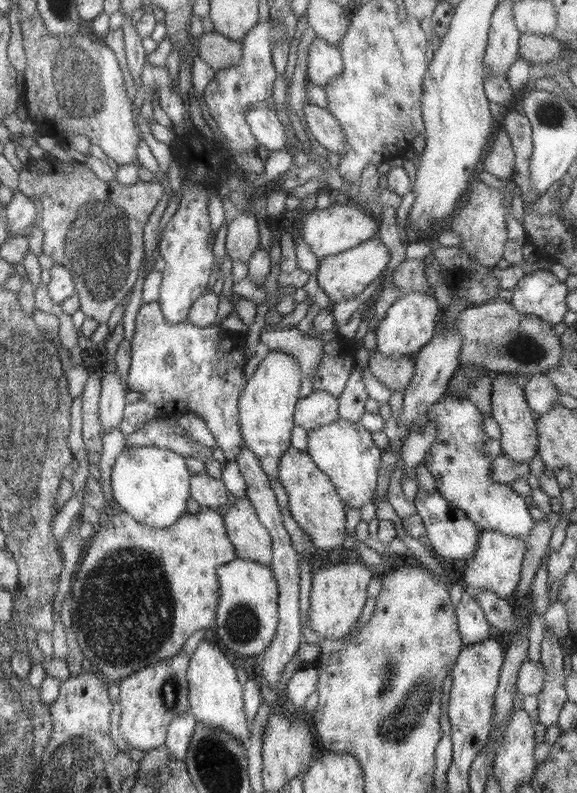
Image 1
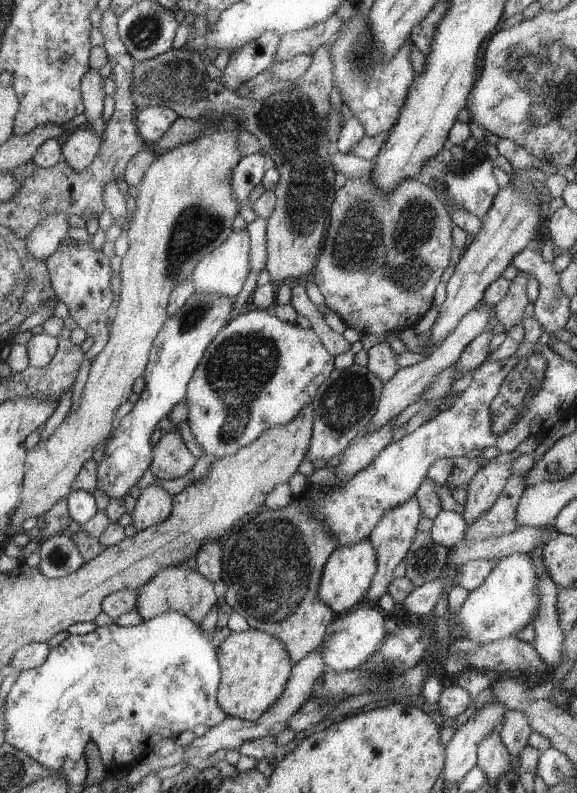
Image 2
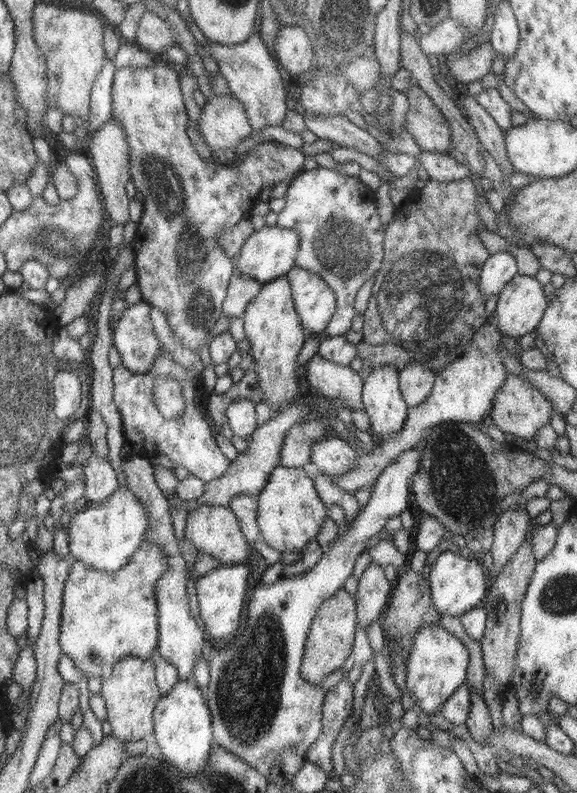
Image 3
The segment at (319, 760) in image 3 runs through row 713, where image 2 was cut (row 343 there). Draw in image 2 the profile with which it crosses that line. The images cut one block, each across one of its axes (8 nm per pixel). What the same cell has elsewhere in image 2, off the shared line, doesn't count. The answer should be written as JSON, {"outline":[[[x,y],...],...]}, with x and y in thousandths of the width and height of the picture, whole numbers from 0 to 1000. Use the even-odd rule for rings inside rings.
{"outline":[[[511,357],[506,363],[504,385],[520,398],[534,401],[539,415],[558,427],[560,435],[575,446],[586,449],[593,444],[601,444],[608,439],[608,433],[596,427],[589,420],[575,416],[562,404],[560,397],[551,392],[534,371],[525,357]]]}

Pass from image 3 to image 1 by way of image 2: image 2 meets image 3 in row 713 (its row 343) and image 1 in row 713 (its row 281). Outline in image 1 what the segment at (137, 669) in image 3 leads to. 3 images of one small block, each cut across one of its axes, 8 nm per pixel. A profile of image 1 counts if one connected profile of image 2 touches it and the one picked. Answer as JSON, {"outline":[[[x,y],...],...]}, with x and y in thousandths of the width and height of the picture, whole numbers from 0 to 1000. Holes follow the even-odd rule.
{"outline":[[[315,820],[305,827],[231,847],[206,859],[210,903],[206,922],[224,941],[243,947],[277,945],[288,938],[289,919],[308,900],[328,895],[324,844],[328,826]]]}

